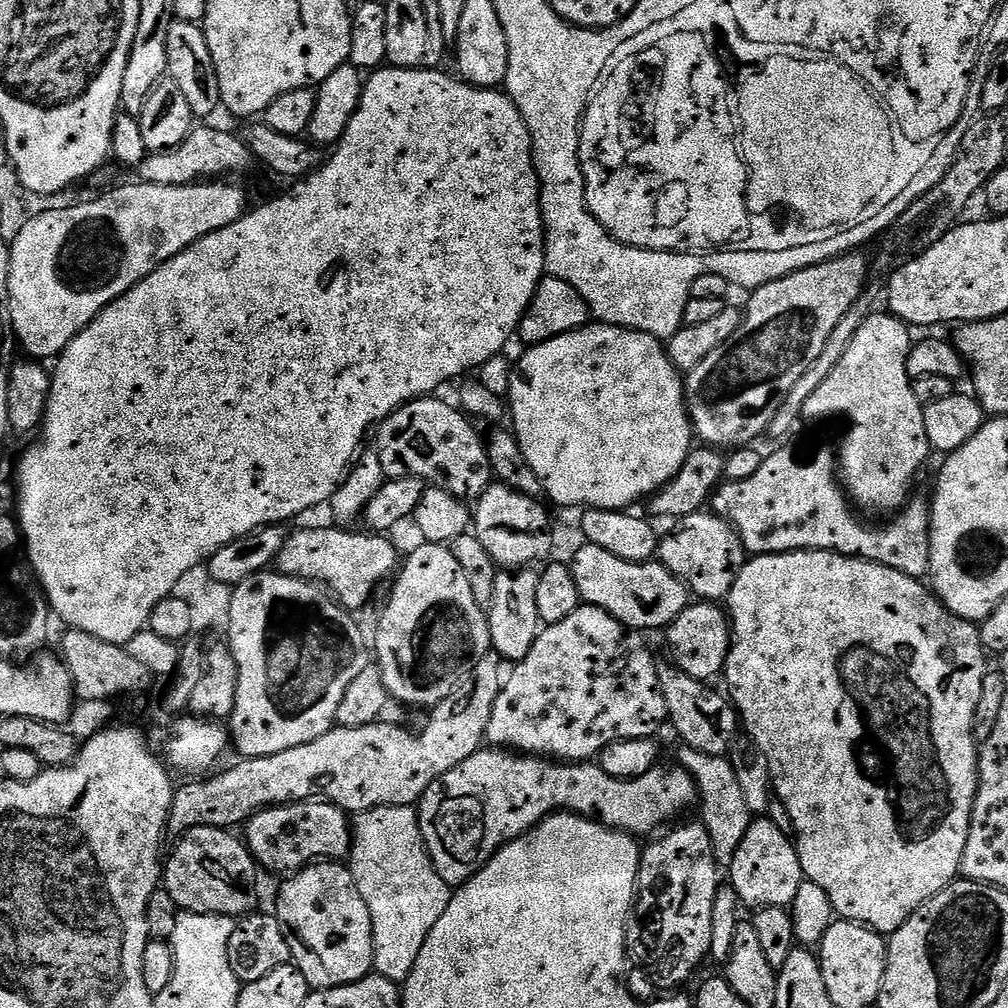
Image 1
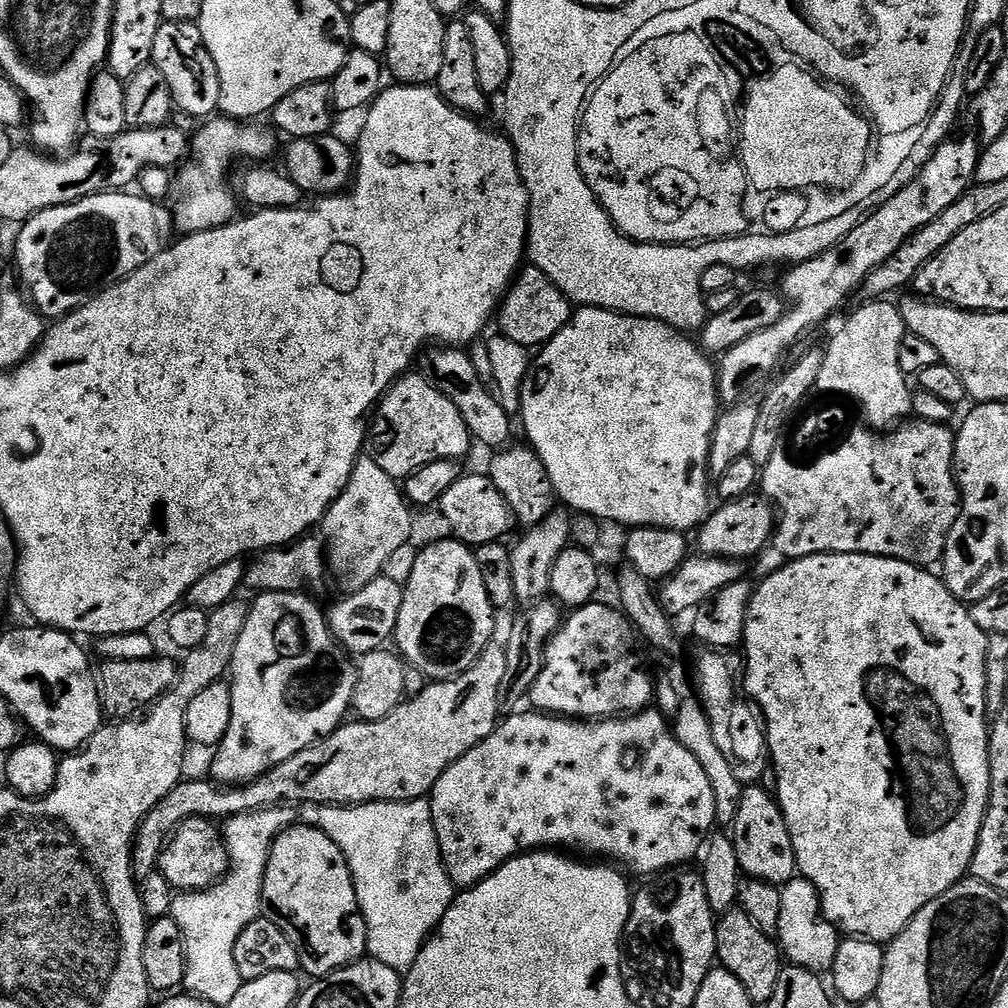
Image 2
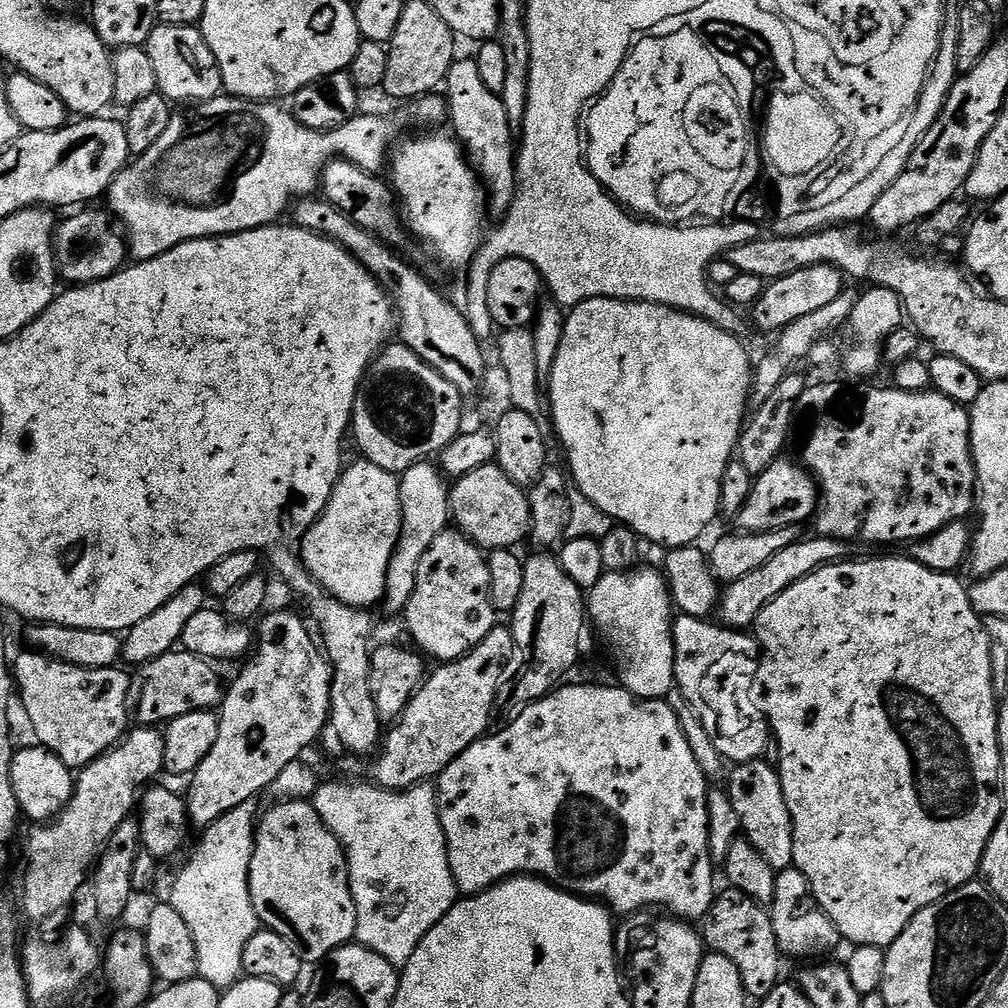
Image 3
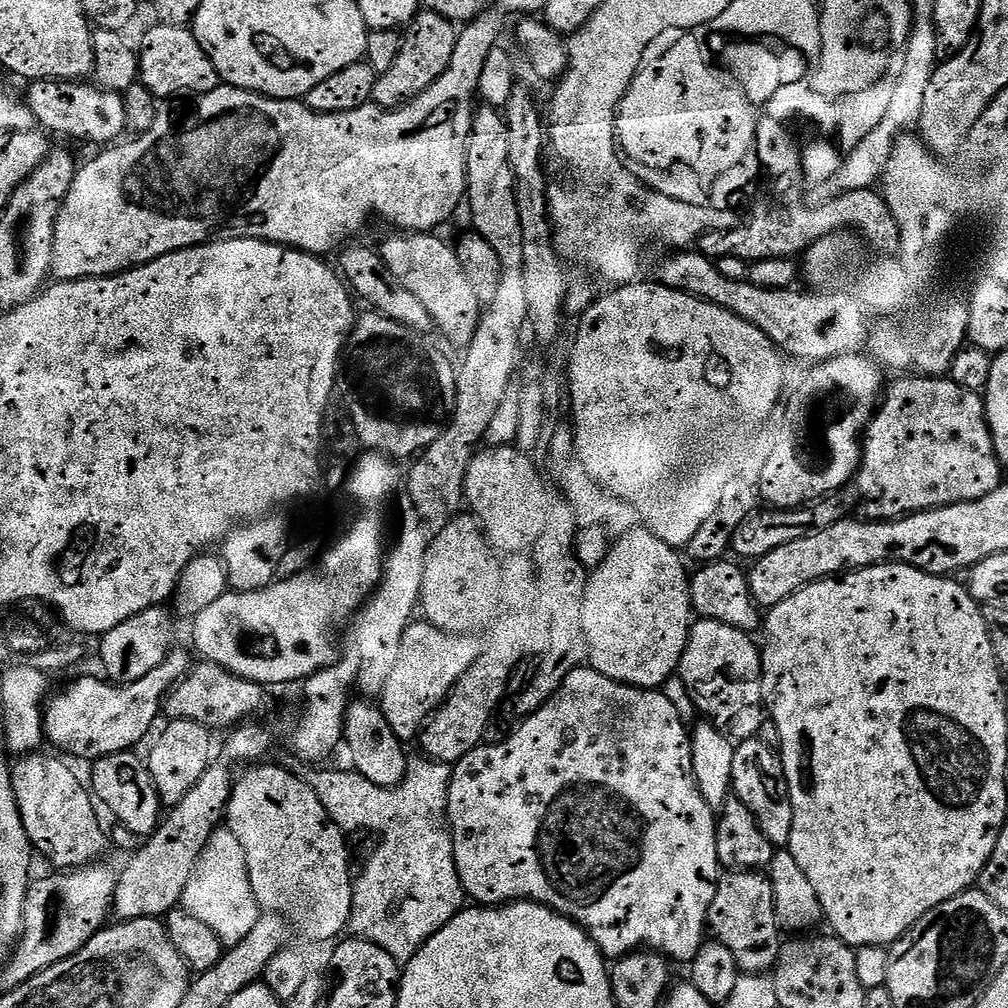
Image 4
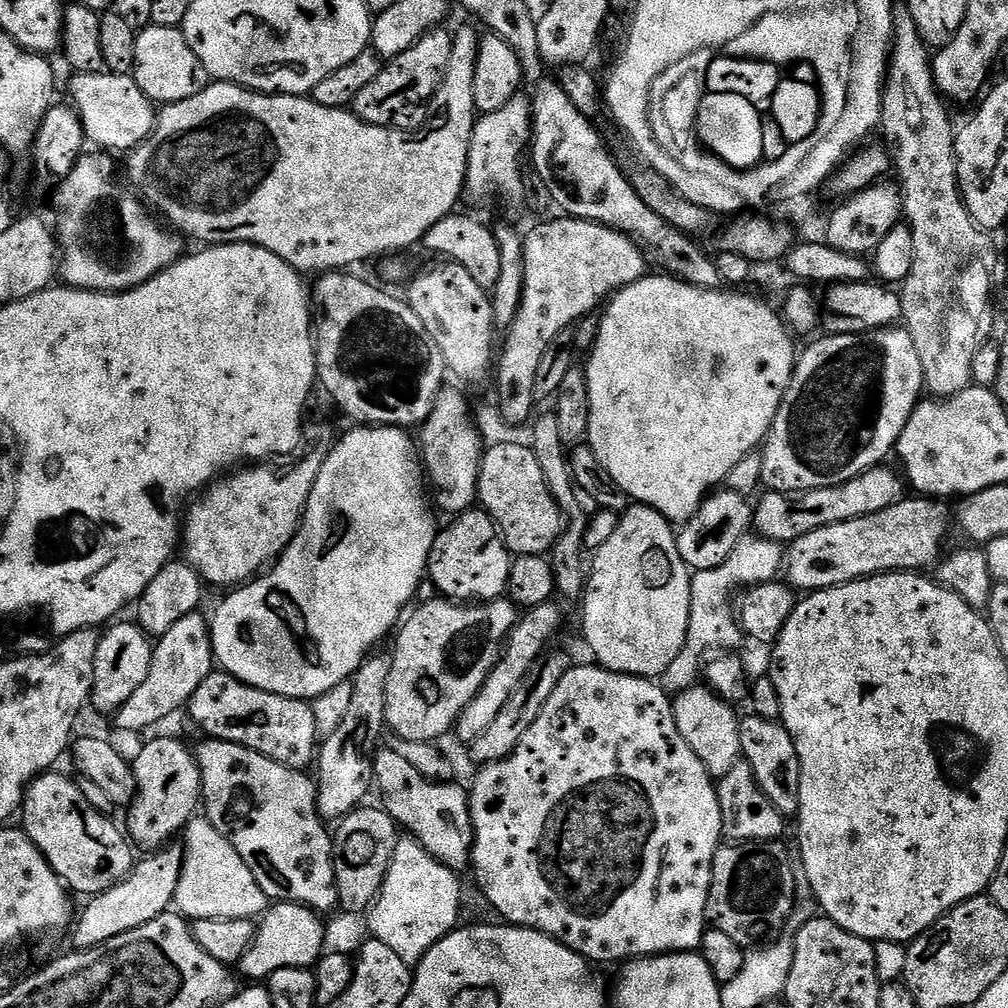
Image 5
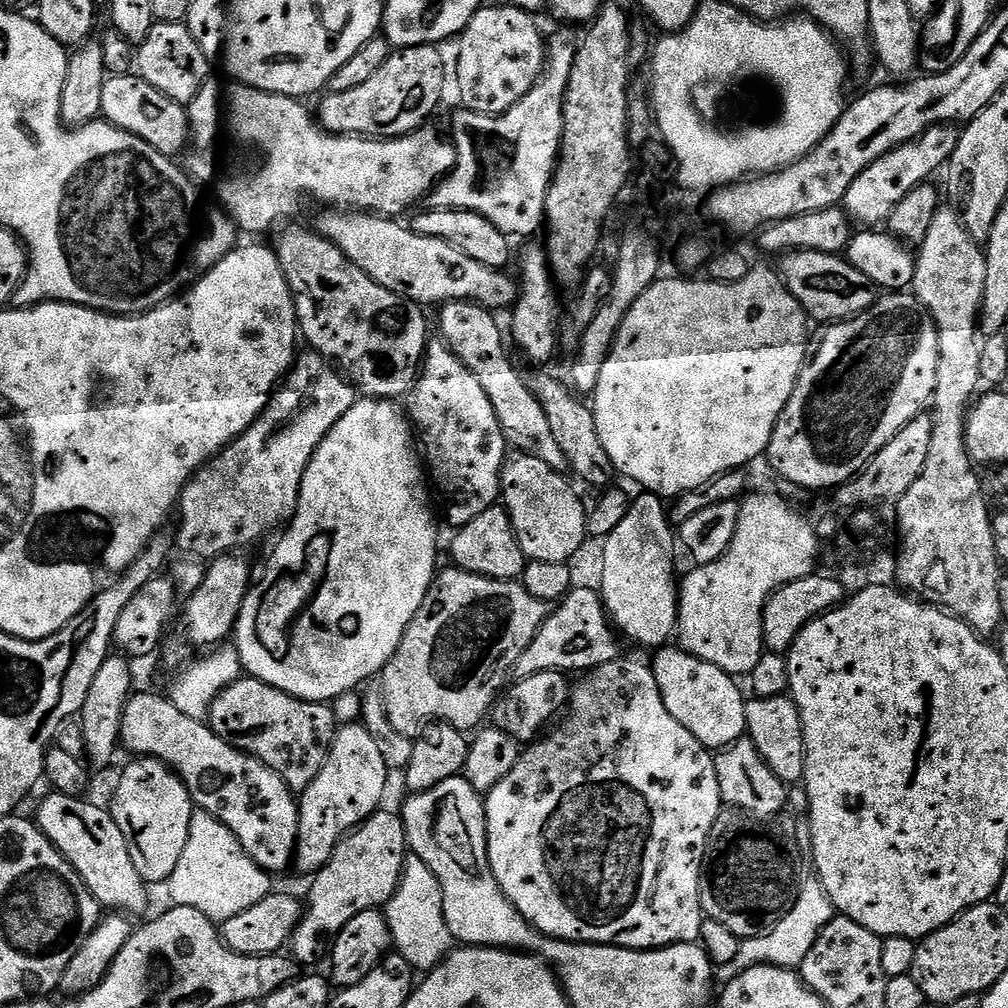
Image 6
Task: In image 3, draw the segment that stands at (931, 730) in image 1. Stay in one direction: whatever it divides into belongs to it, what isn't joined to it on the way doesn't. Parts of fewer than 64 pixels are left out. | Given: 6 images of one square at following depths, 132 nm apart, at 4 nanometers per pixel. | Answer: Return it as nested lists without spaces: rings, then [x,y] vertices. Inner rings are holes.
[[[888,556],[885,560],[856,560],[831,564],[825,568],[814,570],[802,582],[794,582],[778,598],[774,598],[758,614],[754,625],[754,639],[760,645],[760,669],[756,671],[756,678],[759,687],[764,687],[764,700],[762,696],[762,707],[768,718],[768,727],[771,735],[776,738],[778,746],[781,747],[781,764],[779,766],[780,781],[786,798],[786,806],[790,810],[792,829],[794,830],[794,858],[793,865],[806,876],[811,884],[811,899],[821,908],[823,915],[832,922],[833,926],[840,932],[845,941],[849,940],[852,946],[874,946],[887,950],[891,944],[906,930],[910,921],[918,915],[926,906],[936,904],[946,894],[954,889],[960,888],[963,884],[973,883],[977,879],[982,854],[986,850],[986,842],[990,842],[990,834],[994,834],[994,826],[998,826],[1000,815],[1005,808],[1005,801],[998,791],[1000,786],[1000,743],[998,742],[998,697],[992,685],[992,667],[990,666],[990,642],[988,632],[984,629],[984,620],[980,613],[974,610],[974,606],[968,597],[968,588],[959,580],[959,575],[947,572],[935,572],[926,566],[922,566],[916,560],[900,556]]]

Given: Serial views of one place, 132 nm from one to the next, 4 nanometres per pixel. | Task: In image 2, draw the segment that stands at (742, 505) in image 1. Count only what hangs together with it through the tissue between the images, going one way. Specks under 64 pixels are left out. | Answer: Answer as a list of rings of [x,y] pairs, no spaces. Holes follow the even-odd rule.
[[[915,418],[893,427],[887,434],[881,434],[869,427],[864,432],[856,432],[856,436],[852,436],[852,440],[848,440],[848,444],[844,444],[844,448],[840,448],[836,456],[828,456],[828,460],[820,460],[816,468],[796,468],[796,464],[788,464],[788,460],[784,460],[784,452],[774,450],[774,458],[770,458],[770,462],[762,469],[759,483],[762,492],[764,488],[763,495],[778,509],[776,531],[772,533],[770,541],[771,547],[773,549],[776,547],[777,554],[784,556],[780,558],[785,561],[801,560],[807,556],[821,556],[824,552],[845,552],[901,560],[927,569],[939,565],[944,559],[950,530],[960,513],[960,486],[956,483],[956,432],[950,429],[948,424]]]

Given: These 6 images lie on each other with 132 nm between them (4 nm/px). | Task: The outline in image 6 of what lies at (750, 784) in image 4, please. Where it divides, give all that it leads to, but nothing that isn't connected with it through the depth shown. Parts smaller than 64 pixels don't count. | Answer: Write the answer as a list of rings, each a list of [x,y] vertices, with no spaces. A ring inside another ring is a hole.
[[[791,695],[776,697],[760,697],[749,699],[744,705],[746,710],[746,736],[758,746],[758,754],[766,758],[766,766],[778,774],[785,786],[799,785],[804,779],[806,770],[806,746],[802,718],[798,714],[798,706]]]

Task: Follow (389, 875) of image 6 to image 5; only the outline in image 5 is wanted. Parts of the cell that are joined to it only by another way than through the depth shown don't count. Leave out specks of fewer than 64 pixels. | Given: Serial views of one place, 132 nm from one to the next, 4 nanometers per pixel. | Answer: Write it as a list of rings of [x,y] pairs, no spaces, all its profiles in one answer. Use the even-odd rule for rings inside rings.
[[[368,807],[355,808],[334,828],[332,857],[336,875],[336,898],[339,907],[345,912],[364,914],[372,907],[396,849],[398,828],[392,816],[383,807]],[[273,903],[255,925],[250,946],[238,963],[239,975],[243,979],[245,976],[248,982],[264,982],[270,974],[274,974],[274,970],[312,968],[326,948],[324,929],[321,913],[313,908],[304,904]]]

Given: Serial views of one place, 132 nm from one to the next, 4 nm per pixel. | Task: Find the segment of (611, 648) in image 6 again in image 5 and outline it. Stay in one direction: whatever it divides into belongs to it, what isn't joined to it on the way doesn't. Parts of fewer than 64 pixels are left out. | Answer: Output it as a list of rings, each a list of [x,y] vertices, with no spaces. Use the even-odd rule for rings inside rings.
[[[556,602],[527,609],[517,619],[516,625],[512,627],[512,632],[504,645],[500,661],[490,670],[482,690],[478,690],[478,694],[474,694],[470,706],[466,706],[466,710],[462,710],[462,714],[456,719],[454,736],[457,736],[464,746],[472,745],[474,738],[479,738],[494,723],[494,717],[502,711],[502,706],[506,706],[506,698],[510,698],[510,694],[516,689],[518,682],[522,682],[522,678],[526,678],[526,670],[530,670],[532,663],[544,655],[546,649],[551,645],[548,643],[559,634],[563,624],[564,612],[556,605]]]

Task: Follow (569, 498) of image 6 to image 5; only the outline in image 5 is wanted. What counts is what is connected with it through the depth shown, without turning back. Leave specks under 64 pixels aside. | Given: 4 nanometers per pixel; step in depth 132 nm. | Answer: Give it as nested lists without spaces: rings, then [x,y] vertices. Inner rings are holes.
[[[527,443],[496,444],[485,451],[478,478],[478,504],[500,529],[509,552],[516,556],[551,553],[564,533],[565,518],[552,497],[538,458]]]

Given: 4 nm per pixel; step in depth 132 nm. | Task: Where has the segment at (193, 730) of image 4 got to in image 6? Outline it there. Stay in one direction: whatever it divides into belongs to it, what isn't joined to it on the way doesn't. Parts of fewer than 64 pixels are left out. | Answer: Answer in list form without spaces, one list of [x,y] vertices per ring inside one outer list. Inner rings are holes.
[[[136,758],[131,762],[116,784],[110,811],[126,838],[134,870],[145,884],[163,885],[174,874],[174,866],[178,866],[182,850],[186,850],[186,838],[190,838],[192,796],[175,771],[161,760]]]

